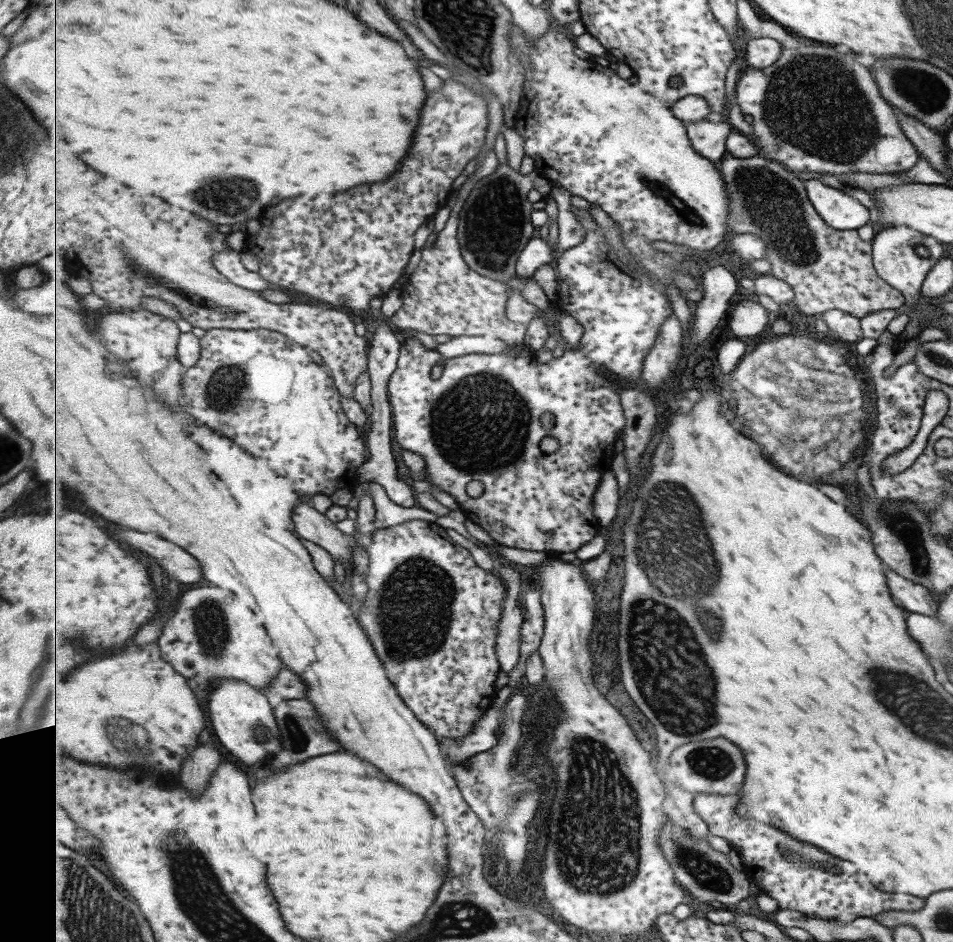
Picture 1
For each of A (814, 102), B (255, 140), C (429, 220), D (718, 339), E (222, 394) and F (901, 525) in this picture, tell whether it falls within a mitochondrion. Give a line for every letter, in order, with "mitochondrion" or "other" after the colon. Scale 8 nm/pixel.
A: mitochondrion
B: other
C: other
D: other
E: mitochondrion
F: mitochondrion

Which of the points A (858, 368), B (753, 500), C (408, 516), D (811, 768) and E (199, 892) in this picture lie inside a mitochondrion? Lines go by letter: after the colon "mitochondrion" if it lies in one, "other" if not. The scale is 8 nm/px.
A: other
B: other
C: other
D: other
E: mitochondrion

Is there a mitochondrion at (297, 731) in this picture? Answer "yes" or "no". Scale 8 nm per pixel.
yes

